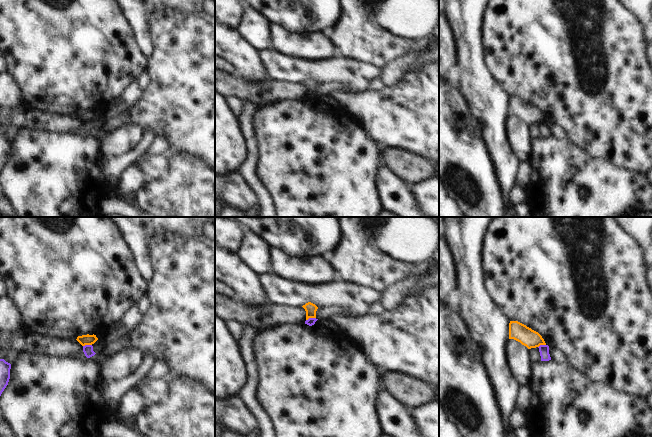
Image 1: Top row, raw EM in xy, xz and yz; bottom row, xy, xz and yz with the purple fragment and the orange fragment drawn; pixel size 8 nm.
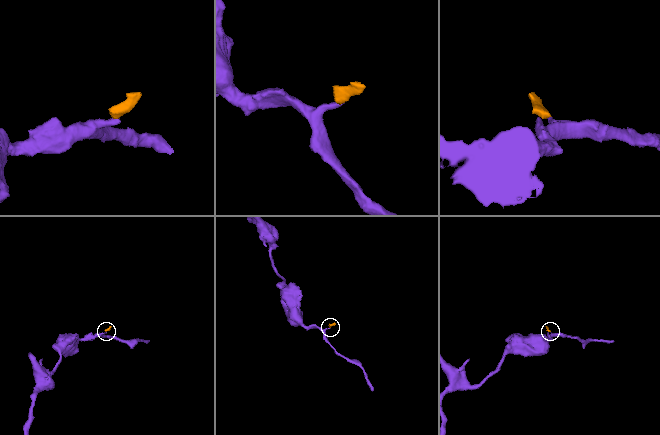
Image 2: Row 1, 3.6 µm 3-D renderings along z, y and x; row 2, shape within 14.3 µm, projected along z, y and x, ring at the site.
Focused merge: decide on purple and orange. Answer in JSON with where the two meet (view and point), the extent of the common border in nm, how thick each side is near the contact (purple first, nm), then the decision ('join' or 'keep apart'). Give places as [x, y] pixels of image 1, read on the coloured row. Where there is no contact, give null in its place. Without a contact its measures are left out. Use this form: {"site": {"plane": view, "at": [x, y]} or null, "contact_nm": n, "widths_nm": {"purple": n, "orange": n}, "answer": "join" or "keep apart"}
{"site": {"plane": "xz", "at": [310, 318]}, "contact_nm": 80, "widths_nm": {"purple": 60, "orange": 90}, "answer": "keep apart"}

